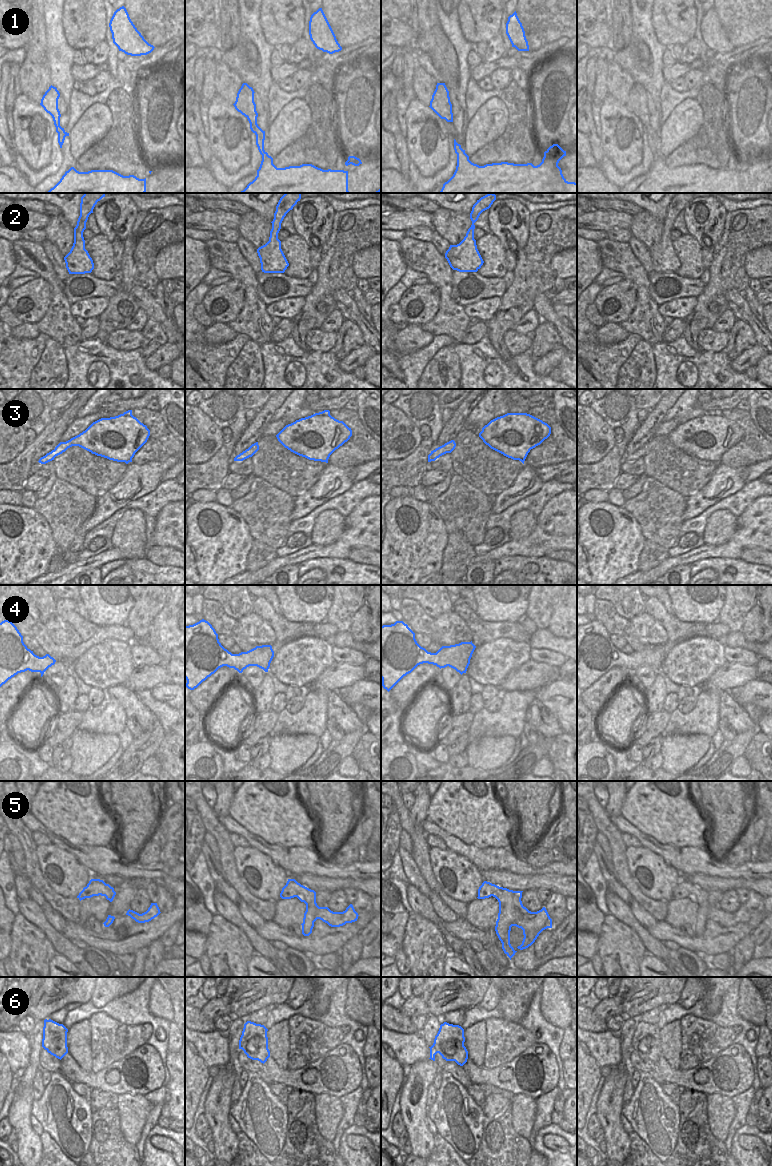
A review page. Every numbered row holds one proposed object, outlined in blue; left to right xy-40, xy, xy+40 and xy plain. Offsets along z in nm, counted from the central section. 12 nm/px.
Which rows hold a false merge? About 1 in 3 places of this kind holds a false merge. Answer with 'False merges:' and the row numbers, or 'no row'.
False merges: no row

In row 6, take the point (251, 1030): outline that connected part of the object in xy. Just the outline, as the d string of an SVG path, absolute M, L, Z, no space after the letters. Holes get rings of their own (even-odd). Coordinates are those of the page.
M247 1021L239 1040L239 1049L242 1049L248 1058L264 1064L270 1057L267 1031L264 1025Z

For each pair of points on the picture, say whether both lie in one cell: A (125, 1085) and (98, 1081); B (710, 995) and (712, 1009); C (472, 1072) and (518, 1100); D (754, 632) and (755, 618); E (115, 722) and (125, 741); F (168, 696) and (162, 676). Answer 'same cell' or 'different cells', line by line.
A: same cell
B: same cell
C: different cells
D: same cell
E: different cells
F: different cells

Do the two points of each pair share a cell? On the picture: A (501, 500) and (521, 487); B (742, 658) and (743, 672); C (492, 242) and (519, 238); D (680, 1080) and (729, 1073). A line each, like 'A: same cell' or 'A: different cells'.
A: same cell
B: different cells
C: different cells
D: same cell

